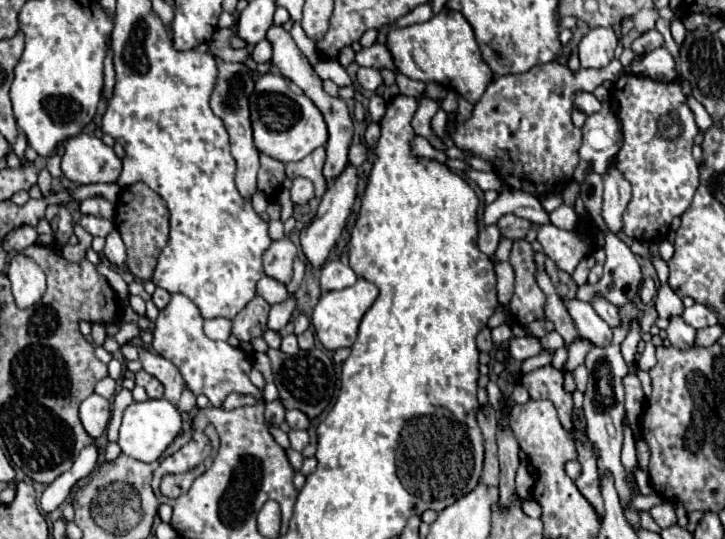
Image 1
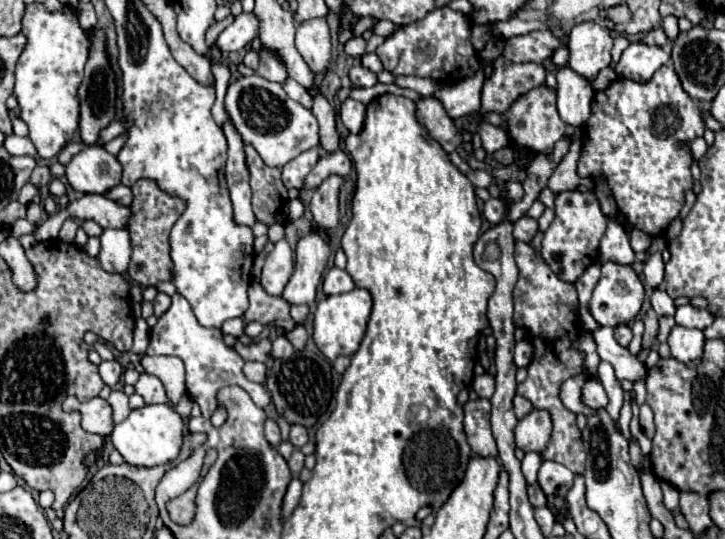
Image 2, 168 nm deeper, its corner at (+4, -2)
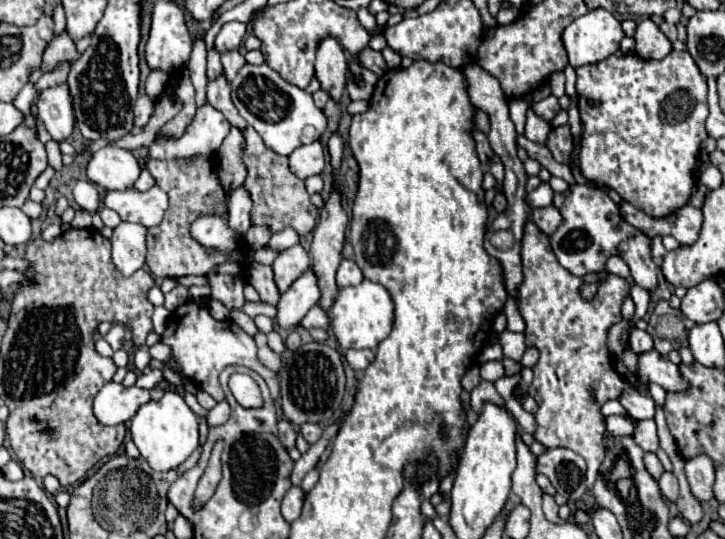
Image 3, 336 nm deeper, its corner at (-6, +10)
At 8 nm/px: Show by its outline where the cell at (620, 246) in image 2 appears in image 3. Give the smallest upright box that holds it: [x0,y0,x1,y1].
[622,234,660,292]

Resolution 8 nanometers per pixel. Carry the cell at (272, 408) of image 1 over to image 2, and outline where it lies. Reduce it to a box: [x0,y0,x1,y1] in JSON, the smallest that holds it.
[264,418,280,446]

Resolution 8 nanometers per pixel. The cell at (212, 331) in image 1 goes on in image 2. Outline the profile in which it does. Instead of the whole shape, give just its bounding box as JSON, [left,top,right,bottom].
[220,318,244,336]

